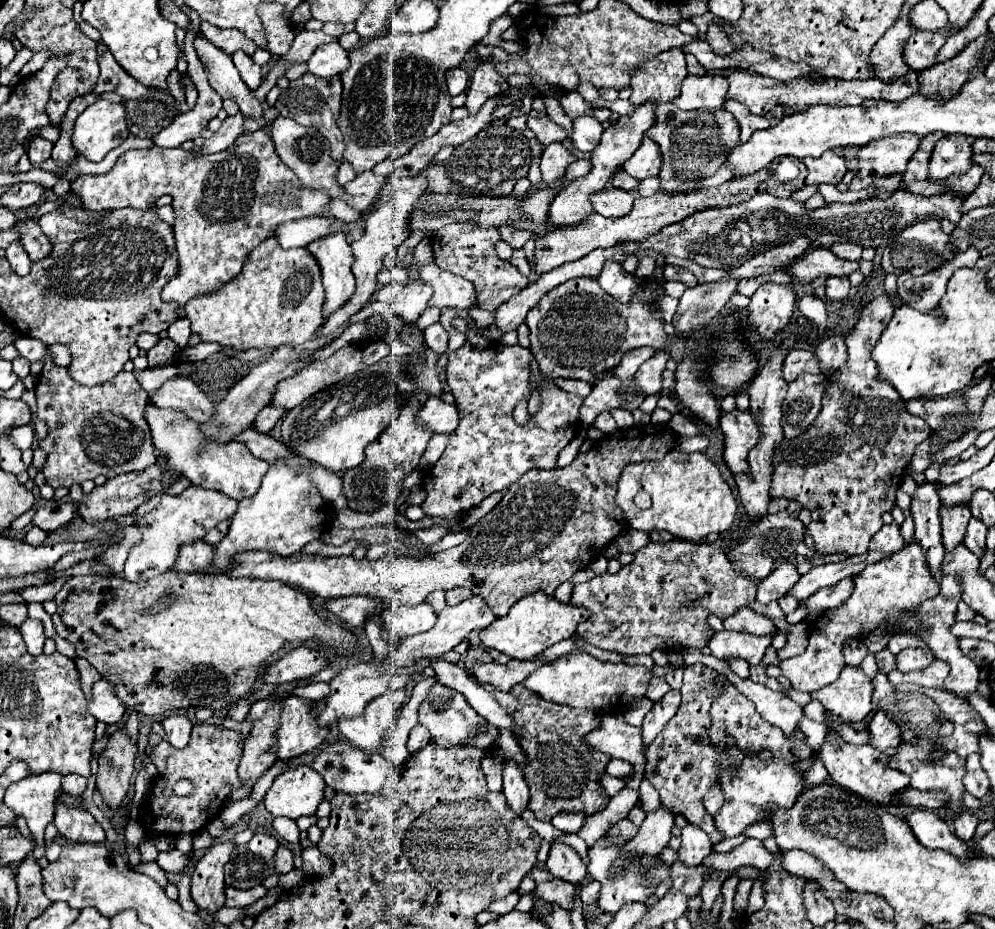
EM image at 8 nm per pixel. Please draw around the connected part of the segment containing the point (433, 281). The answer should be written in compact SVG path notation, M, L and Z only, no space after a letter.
M427 264L417 268L417 274L423 282L433 286L433 296L429 306L435 308L459 308L469 310L475 306L475 288L469 280L455 276L451 272L443 272L435 264Z

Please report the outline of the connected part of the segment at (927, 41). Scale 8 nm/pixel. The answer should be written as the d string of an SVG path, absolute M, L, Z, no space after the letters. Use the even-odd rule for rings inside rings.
M917 32L905 42L905 62L911 70L931 68L937 60L939 48L945 44L945 36L941 32Z

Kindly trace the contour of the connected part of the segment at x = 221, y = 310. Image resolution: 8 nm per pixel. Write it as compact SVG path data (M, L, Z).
M271 236L251 252L241 272L229 284L225 284L221 292L213 292L213 296L195 296L193 300L189 300L189 304L185 304L185 316L191 322L193 334L199 334L203 342L217 342L233 350L273 348L281 344L297 346L311 340L313 334L321 328L323 300L325 292L317 260L307 252L307 248L283 250Z

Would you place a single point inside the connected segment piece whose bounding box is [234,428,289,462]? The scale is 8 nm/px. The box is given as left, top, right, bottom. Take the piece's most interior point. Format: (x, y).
(260, 445)

